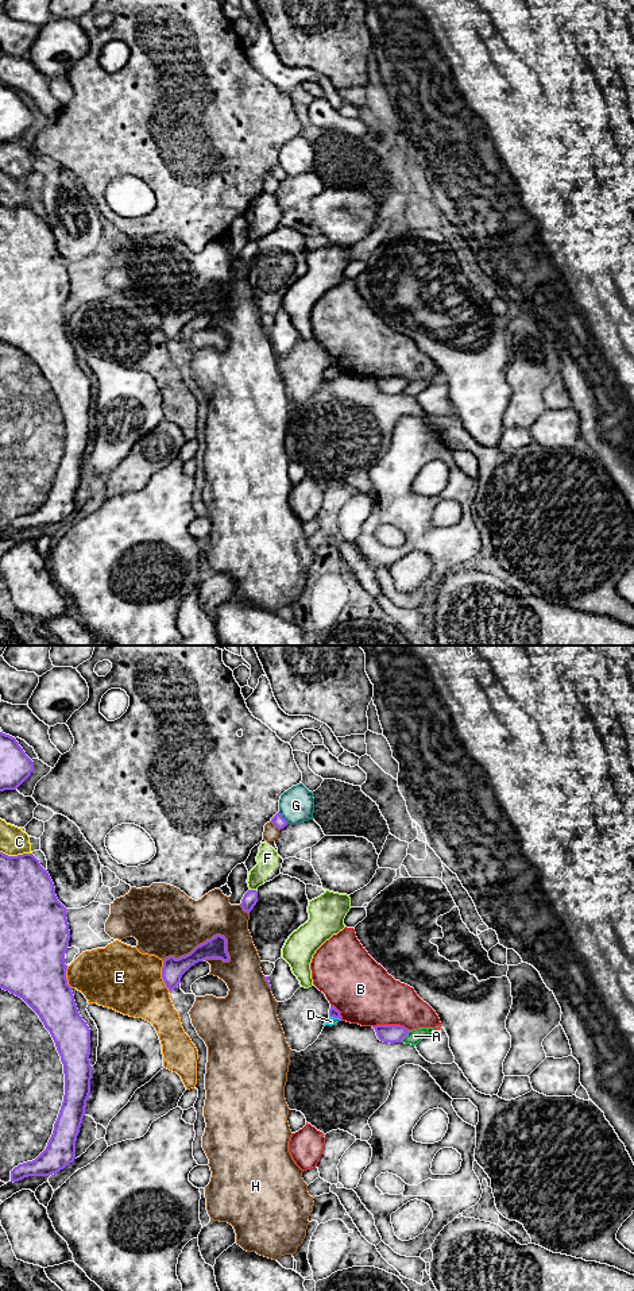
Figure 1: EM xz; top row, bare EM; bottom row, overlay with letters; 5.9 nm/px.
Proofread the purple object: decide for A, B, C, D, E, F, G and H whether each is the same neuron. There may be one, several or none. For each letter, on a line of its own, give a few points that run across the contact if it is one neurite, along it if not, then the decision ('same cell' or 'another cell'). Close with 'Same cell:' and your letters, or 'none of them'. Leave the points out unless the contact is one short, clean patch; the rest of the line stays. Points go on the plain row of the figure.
A: another cell
B: another cell
C: another cell
D: xz (329, 366), (340, 372) | another cell
E: another cell
F: another cell
G: another cell
H: another cell
Same cell: none of them

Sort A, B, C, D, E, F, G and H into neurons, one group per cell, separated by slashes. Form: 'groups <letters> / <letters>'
groups A / B / C / D / E / F / G / H

